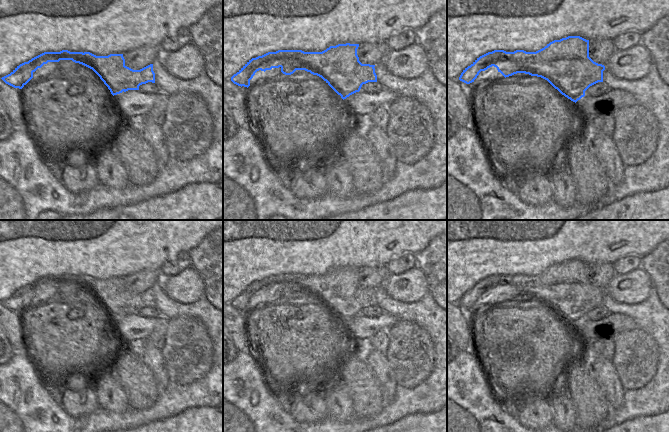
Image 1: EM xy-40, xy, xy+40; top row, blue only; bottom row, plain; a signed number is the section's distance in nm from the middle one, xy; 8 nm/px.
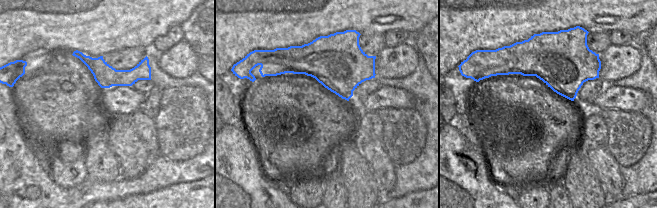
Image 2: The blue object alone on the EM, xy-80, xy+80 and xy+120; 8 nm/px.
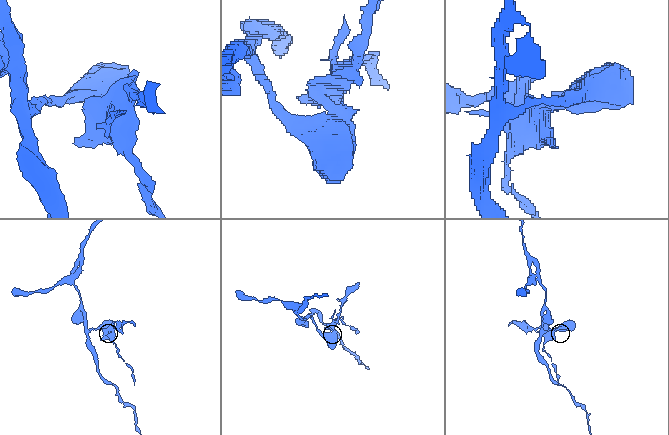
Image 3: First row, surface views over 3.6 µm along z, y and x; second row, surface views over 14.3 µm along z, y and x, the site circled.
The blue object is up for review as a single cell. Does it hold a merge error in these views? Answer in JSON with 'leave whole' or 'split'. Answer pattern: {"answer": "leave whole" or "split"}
{"answer": "split"}

